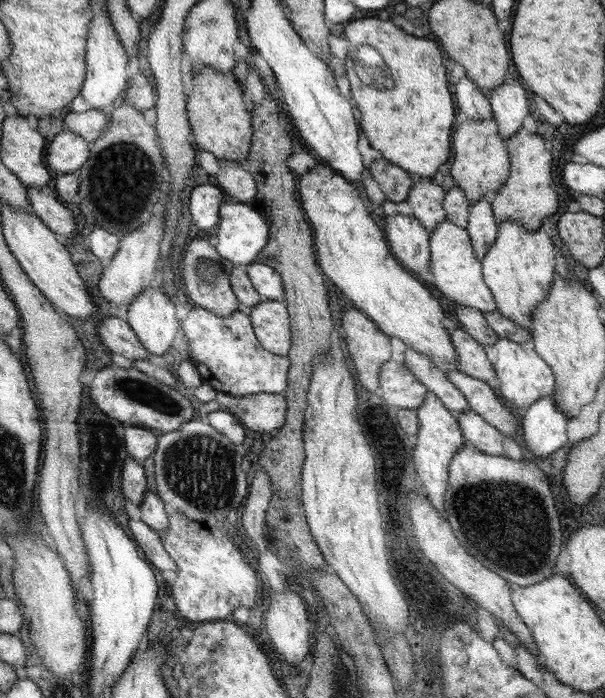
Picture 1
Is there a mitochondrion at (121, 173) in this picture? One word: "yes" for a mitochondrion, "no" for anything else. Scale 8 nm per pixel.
yes

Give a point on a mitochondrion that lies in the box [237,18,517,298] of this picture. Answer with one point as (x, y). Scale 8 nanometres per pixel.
(384, 78)

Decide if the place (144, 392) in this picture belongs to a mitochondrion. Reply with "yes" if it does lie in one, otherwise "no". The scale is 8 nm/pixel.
yes

